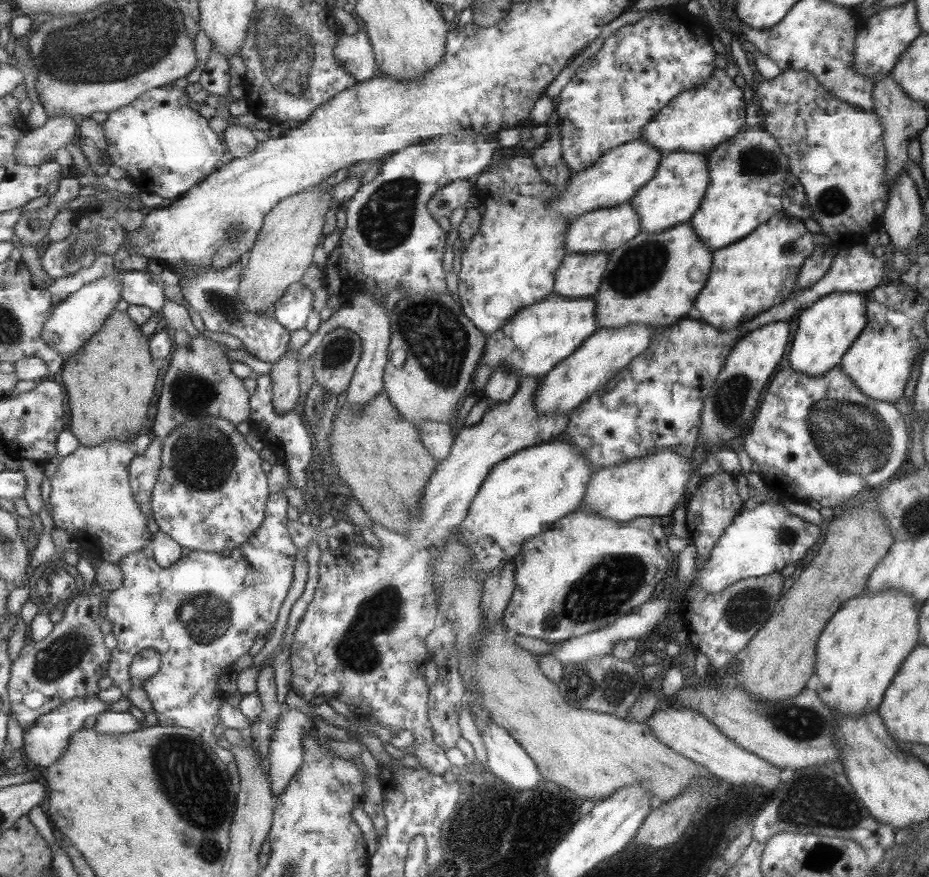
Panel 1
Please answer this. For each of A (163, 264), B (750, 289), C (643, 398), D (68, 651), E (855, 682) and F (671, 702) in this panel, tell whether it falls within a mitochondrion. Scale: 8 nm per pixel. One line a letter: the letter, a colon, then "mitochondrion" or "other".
A: other
B: other
C: other
D: mitochondrion
E: other
F: other

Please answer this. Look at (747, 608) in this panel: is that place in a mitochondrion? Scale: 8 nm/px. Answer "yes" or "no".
yes

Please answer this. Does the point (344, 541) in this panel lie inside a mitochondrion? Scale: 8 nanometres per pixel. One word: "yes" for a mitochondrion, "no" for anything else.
no

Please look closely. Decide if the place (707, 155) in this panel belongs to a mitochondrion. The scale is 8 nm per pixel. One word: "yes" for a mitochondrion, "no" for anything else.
no

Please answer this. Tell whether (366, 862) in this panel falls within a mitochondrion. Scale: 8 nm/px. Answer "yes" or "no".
no

